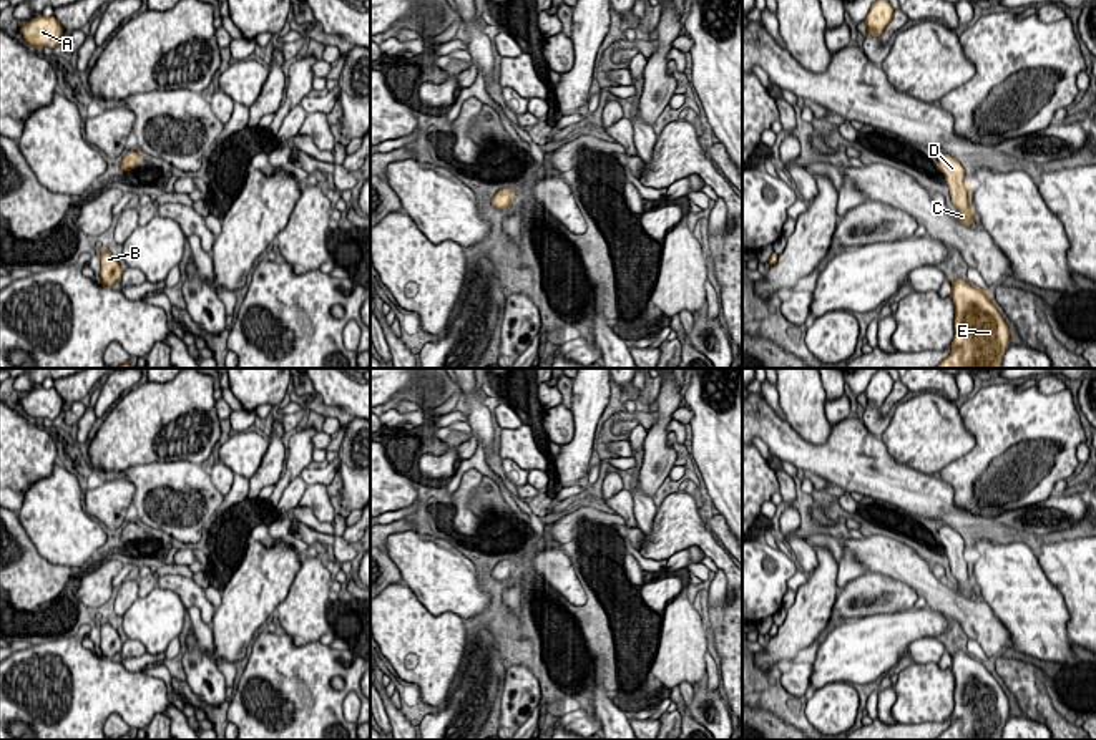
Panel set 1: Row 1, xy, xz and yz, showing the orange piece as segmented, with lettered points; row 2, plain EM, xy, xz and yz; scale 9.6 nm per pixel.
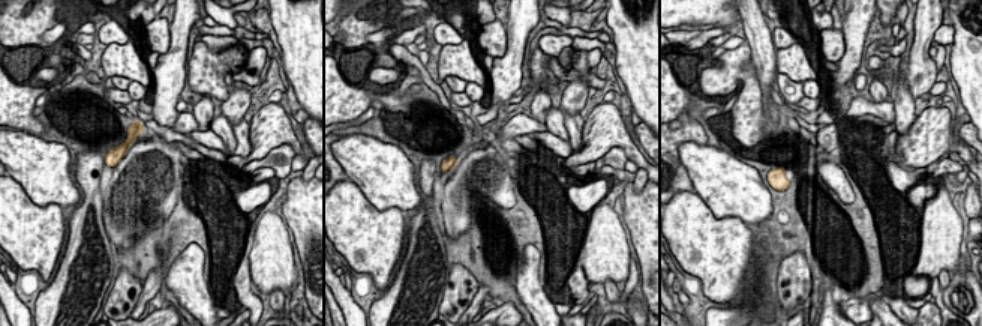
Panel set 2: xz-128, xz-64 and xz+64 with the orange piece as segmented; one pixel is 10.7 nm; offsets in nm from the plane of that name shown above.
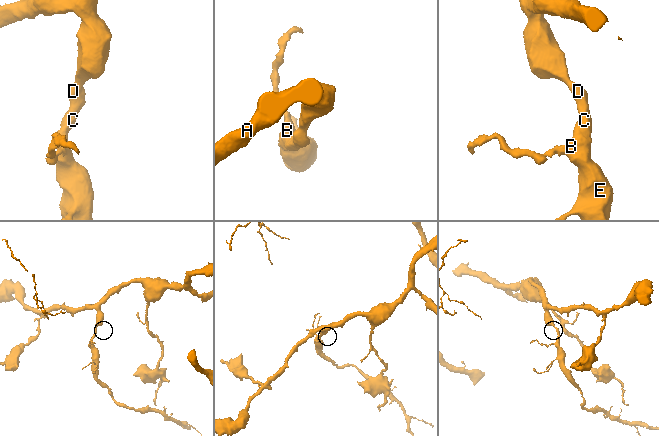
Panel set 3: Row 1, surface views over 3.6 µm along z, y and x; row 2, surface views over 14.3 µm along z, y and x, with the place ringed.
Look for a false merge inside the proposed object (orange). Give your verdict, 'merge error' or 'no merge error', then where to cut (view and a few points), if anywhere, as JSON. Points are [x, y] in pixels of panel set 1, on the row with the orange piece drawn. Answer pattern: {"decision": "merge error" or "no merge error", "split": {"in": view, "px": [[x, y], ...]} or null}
{"decision": "no merge error", "split": null}

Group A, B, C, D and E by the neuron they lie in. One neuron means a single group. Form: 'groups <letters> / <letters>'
groups A B C D E

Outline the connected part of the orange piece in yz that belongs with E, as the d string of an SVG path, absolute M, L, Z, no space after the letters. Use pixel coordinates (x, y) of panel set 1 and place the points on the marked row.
M957 279L952 284L955 335L952 353L937 368L1001 368L1010 329L990 290Z

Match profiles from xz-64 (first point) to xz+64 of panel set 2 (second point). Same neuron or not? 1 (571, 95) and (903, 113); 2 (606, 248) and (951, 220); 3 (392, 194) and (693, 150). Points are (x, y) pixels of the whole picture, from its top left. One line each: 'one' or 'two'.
1: two
2: one
3: one

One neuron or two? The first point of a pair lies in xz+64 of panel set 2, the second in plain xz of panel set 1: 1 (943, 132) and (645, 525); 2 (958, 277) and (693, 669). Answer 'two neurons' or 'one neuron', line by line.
1: two neurons
2: two neurons

